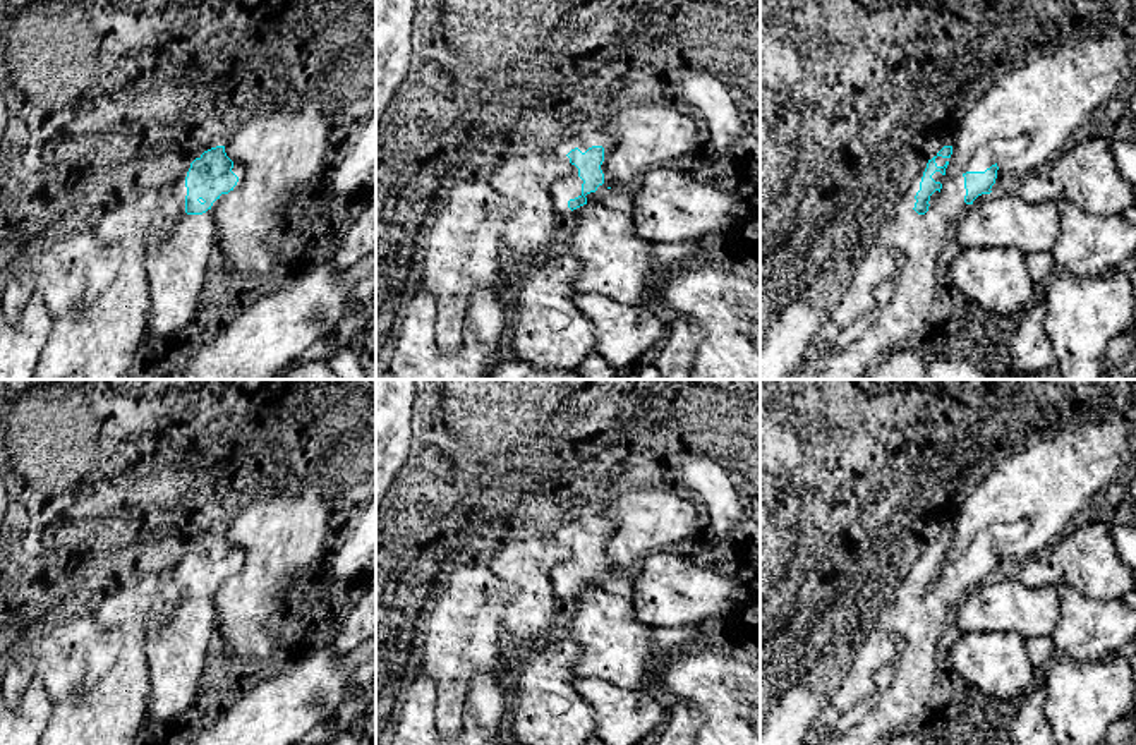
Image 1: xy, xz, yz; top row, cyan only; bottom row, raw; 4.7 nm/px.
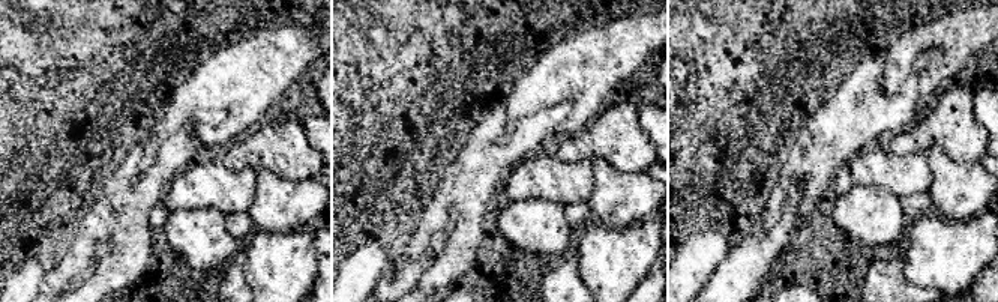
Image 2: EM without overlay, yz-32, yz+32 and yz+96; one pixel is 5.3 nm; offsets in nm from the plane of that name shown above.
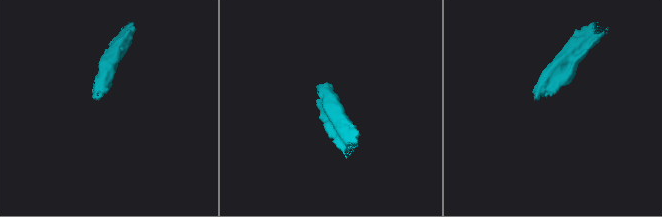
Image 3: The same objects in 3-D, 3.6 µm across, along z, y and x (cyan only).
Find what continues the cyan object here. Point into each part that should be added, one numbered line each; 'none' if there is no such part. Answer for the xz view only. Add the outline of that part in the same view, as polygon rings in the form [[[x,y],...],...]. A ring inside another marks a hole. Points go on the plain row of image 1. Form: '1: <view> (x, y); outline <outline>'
1: xz (586, 524); outline [[[604,513],[601,515],[585,515],[580,517],[573,522],[568,522],[565,525],[561,525],[554,536],[559,542],[570,546],[570,542],[566,541],[571,534],[578,532],[582,537],[585,537],[589,532],[592,530],[602,530],[604,532],[604,546],[601,549],[601,554],[604,558],[604,568],[597,572],[595,577],[587,578],[587,587],[595,587],[599,585],[599,582],[609,573],[613,572],[613,566],[609,563],[606,548],[607,548],[607,541],[609,537],[614,534],[616,530],[616,524],[607,518]]]

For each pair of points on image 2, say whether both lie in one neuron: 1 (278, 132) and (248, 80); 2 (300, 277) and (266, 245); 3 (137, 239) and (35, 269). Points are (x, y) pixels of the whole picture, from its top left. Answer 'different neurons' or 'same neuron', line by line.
1: different neurons
2: same neuron
3: different neurons

